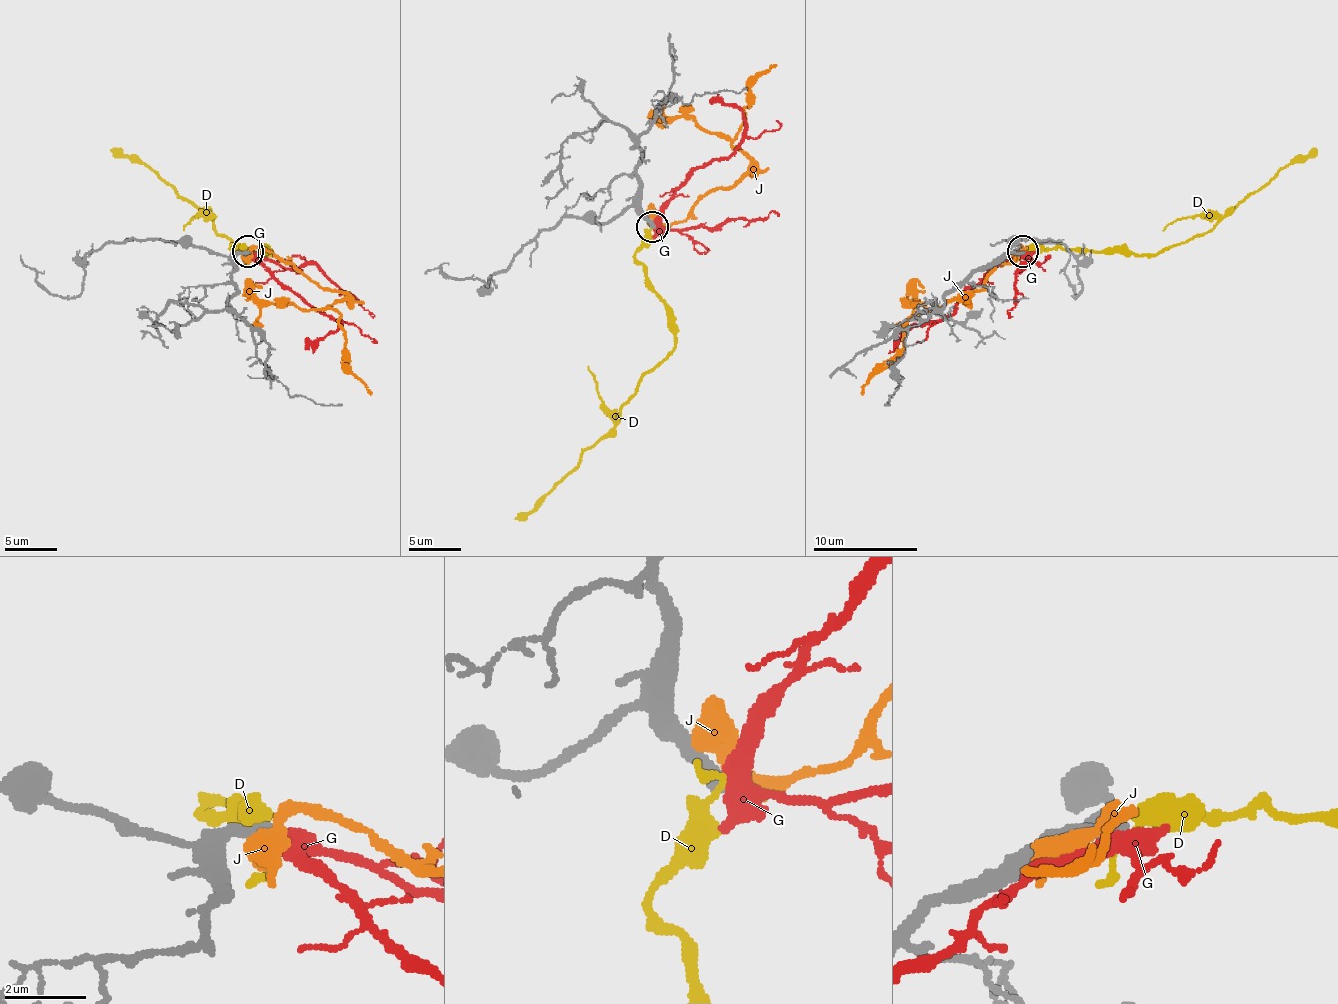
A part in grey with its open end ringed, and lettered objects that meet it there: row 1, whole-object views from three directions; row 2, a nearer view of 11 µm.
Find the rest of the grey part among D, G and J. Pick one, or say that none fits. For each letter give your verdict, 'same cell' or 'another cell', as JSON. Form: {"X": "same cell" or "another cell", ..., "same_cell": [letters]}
{"D": "another cell", "G": "another cell", "J": "another cell", "same_cell": []}

